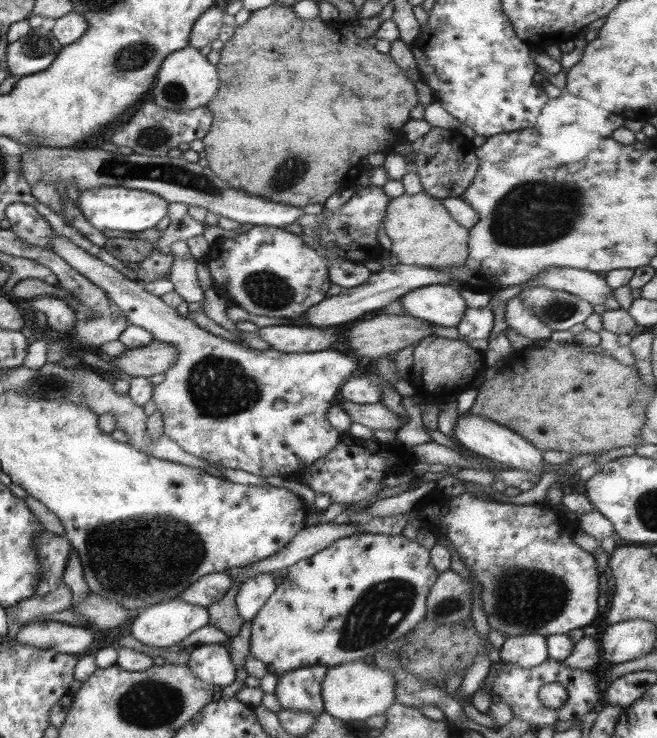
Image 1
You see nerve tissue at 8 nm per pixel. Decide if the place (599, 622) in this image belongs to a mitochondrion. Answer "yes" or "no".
no

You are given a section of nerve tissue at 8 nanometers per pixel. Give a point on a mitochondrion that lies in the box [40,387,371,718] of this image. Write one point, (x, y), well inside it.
(107, 546)

